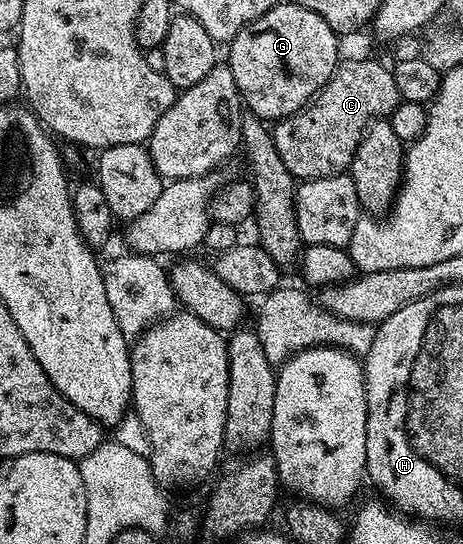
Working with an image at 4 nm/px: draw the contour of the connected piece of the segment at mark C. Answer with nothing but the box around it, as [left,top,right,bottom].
[272,59,401,181]

